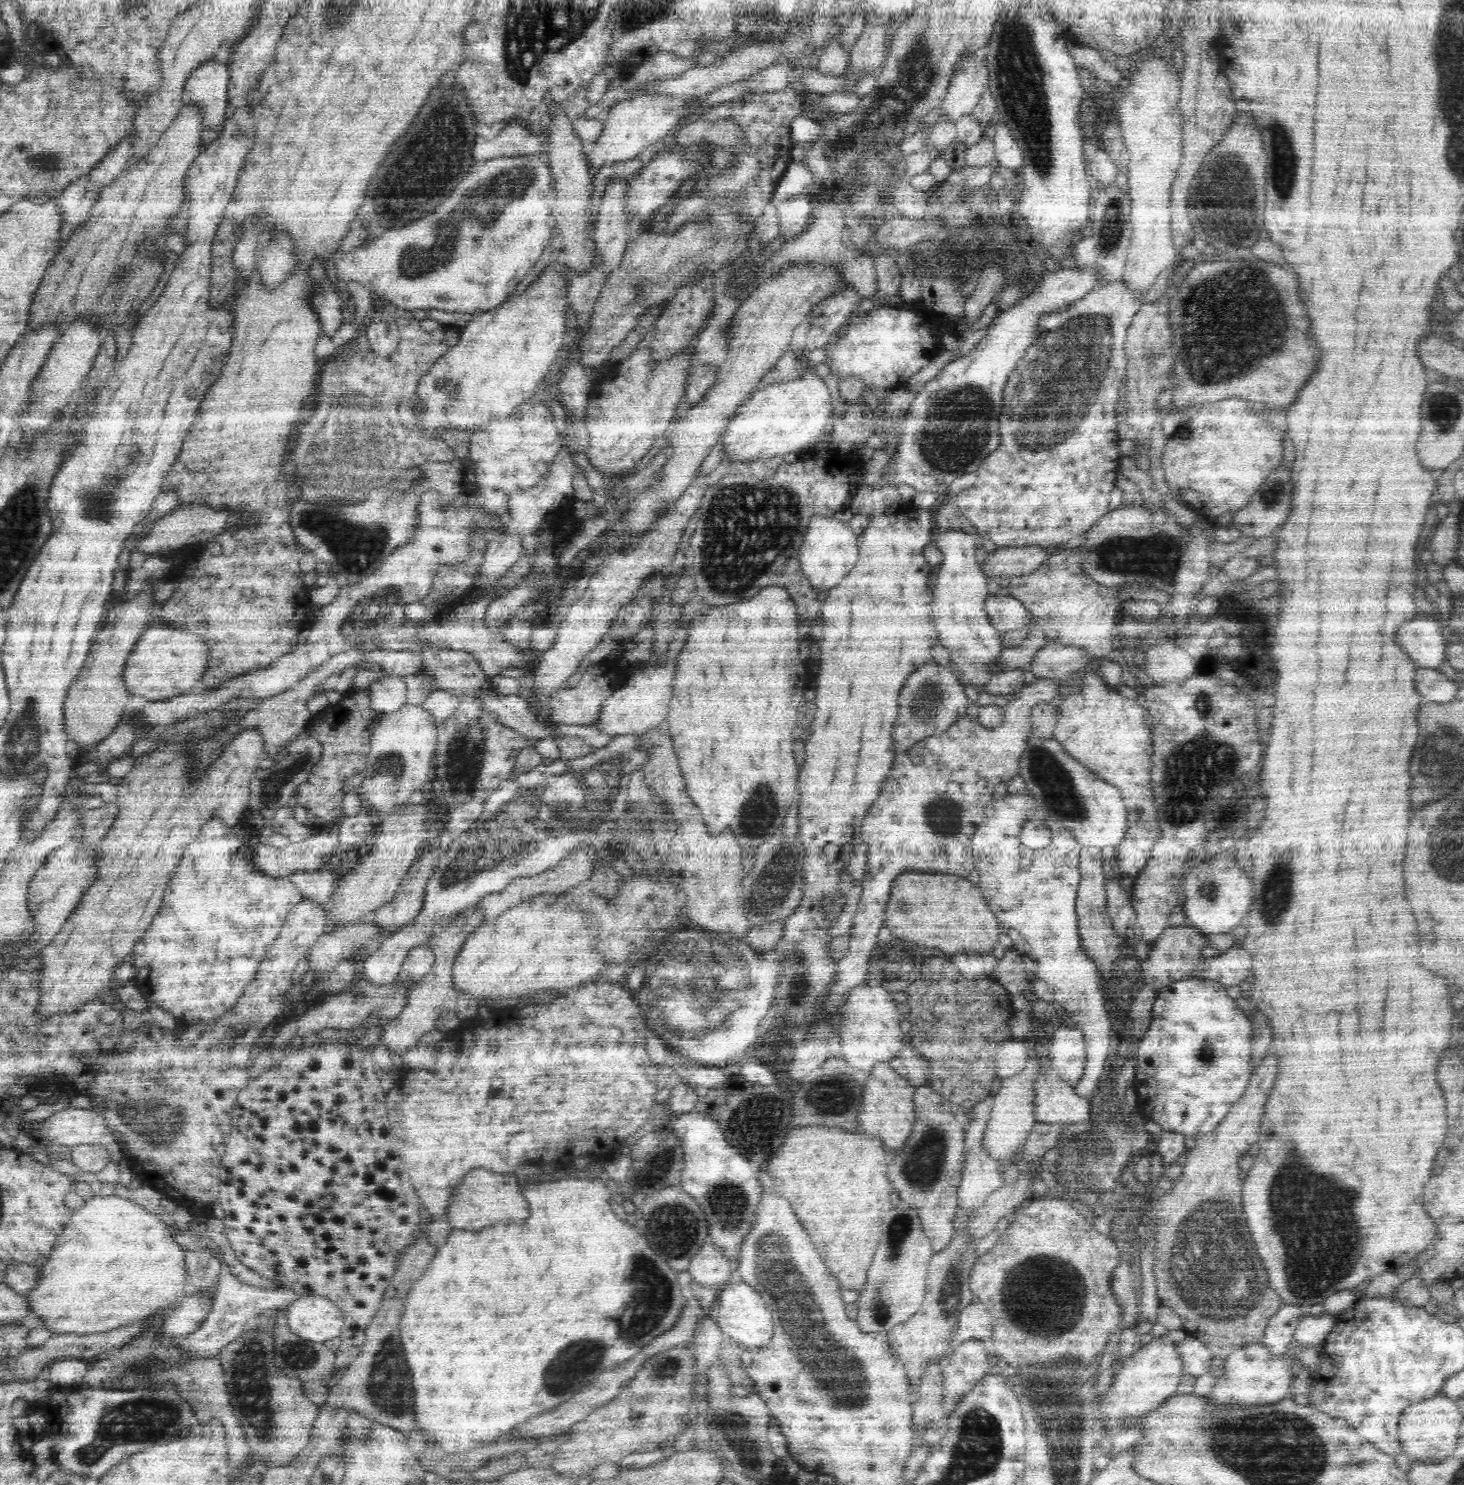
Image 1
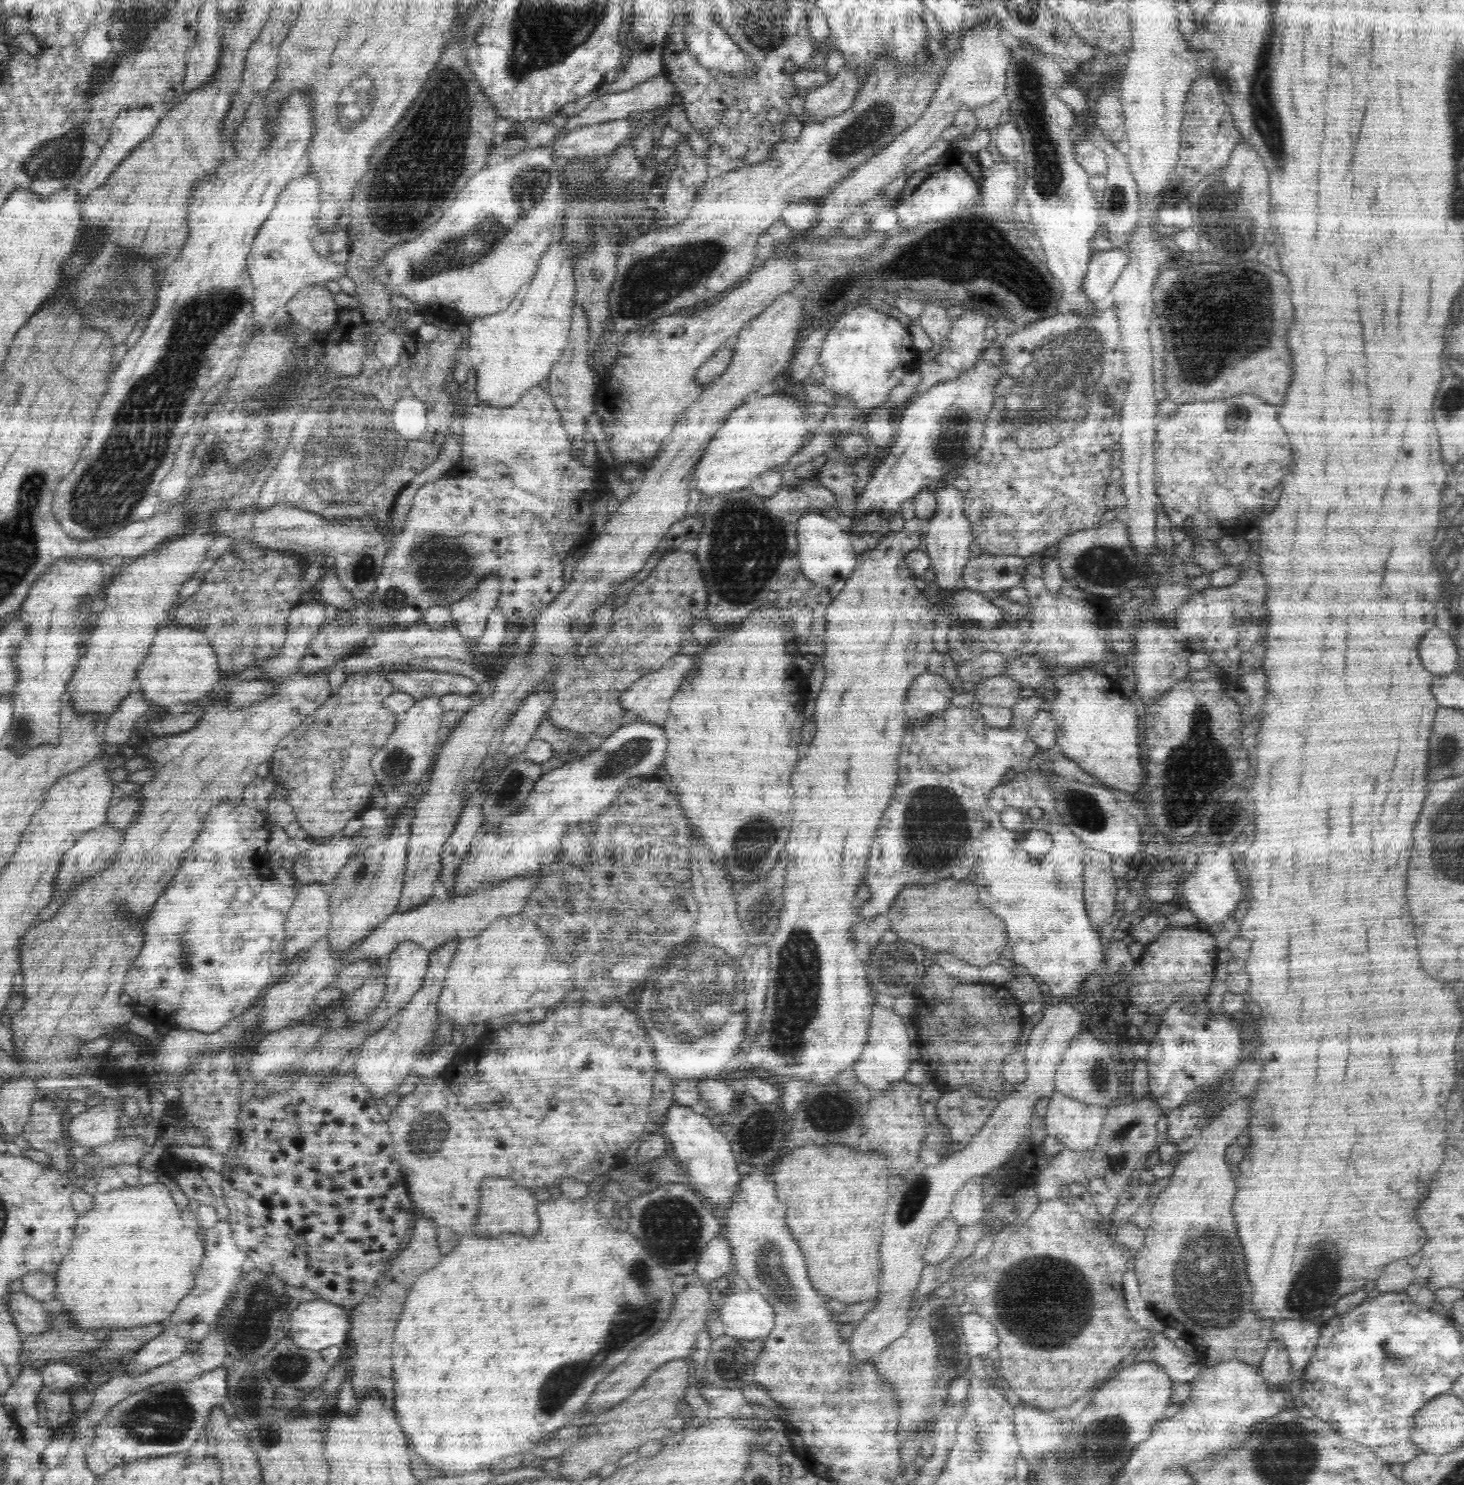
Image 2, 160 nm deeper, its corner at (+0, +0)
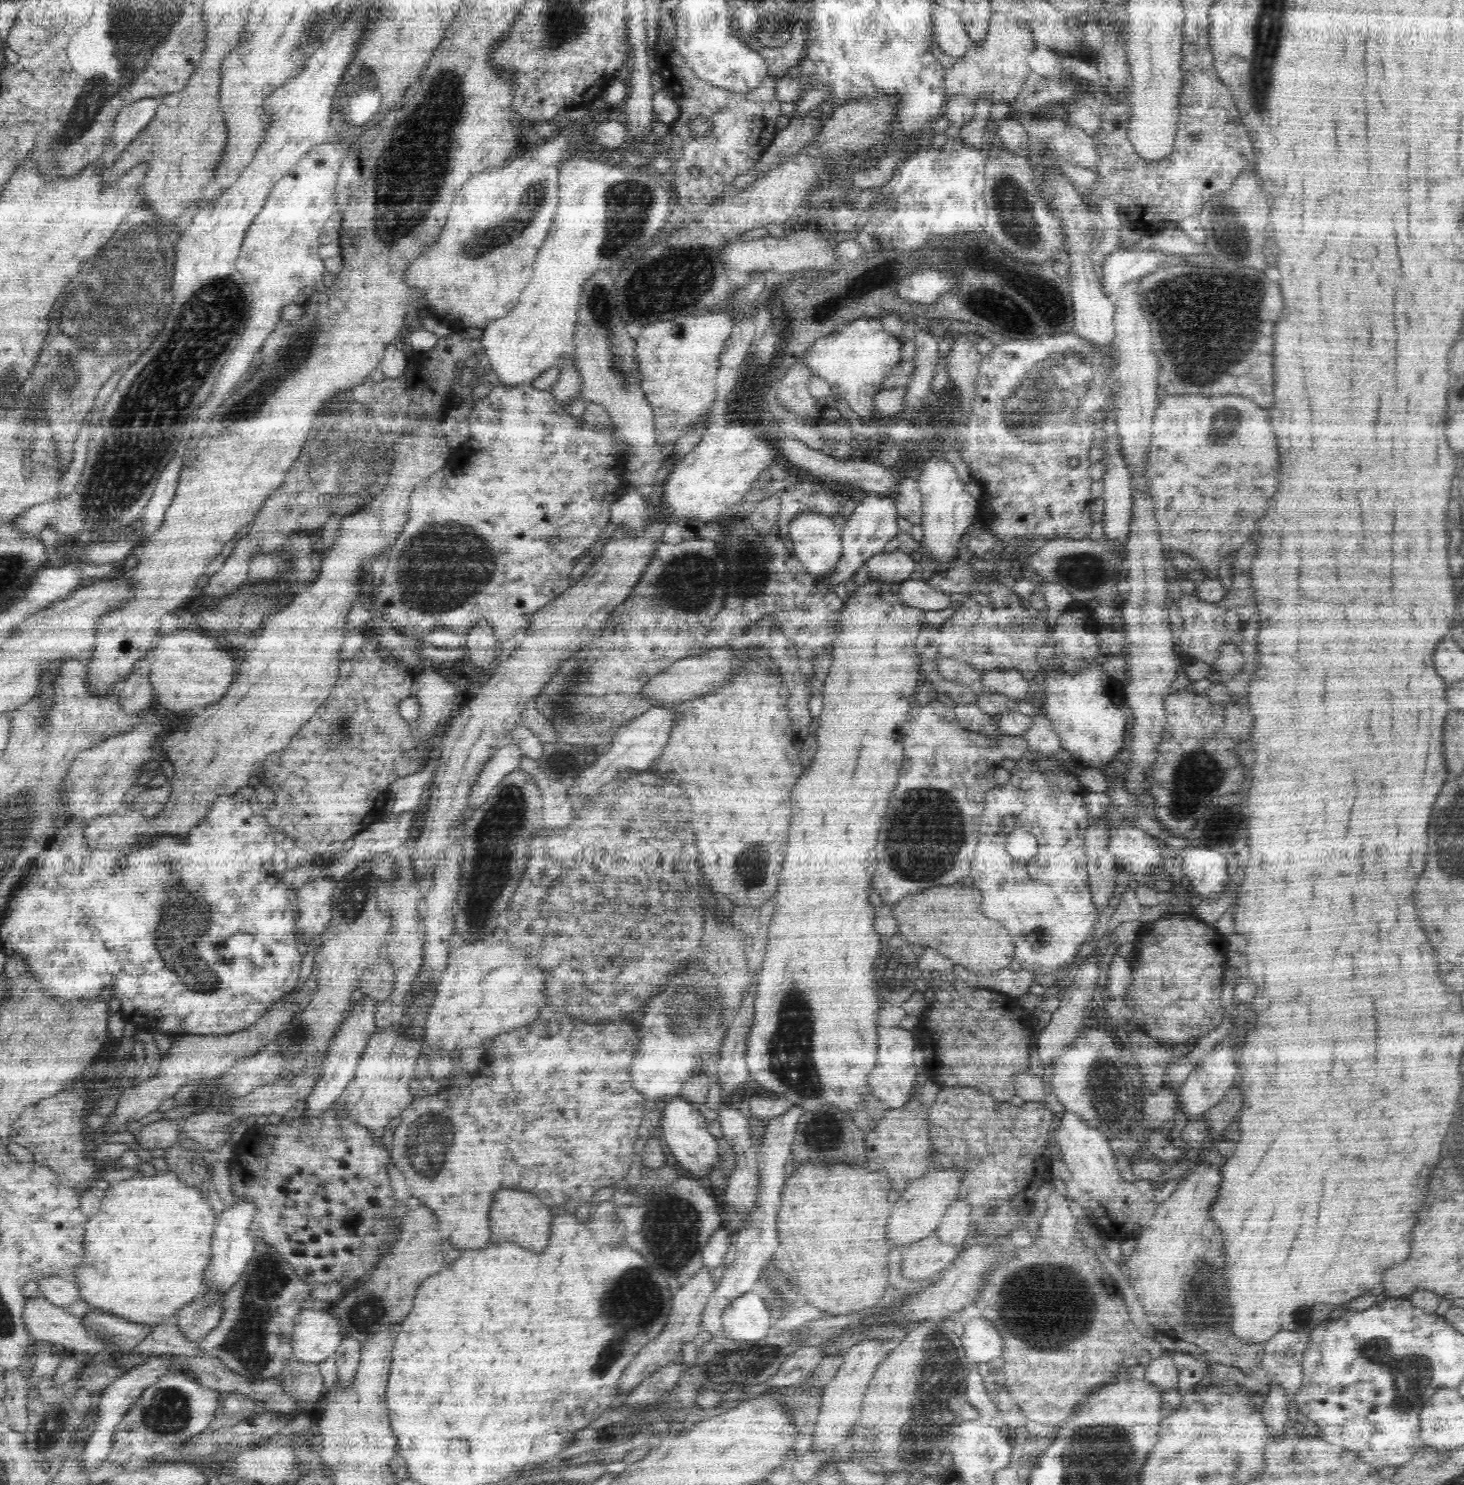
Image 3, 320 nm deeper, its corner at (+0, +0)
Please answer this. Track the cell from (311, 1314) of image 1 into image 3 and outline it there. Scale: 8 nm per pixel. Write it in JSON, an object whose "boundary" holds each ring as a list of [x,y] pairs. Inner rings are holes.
{"boundary":[[[304,1309],[294,1318],[294,1357],[306,1364],[324,1363],[335,1355],[345,1336],[337,1317],[326,1309]]]}

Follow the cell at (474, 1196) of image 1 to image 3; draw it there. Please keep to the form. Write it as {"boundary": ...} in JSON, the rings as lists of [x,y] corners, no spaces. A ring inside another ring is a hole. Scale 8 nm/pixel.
{"boundary":[[[500,1190],[490,1208],[491,1242],[515,1242],[528,1250],[544,1252],[548,1246],[550,1224],[552,1224],[553,1217],[548,1206],[544,1206],[536,1196],[526,1194],[522,1190]]]}

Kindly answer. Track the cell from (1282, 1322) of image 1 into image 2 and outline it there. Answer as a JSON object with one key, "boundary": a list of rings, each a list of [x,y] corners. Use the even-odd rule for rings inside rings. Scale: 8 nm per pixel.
{"boundary":[[[1270,1340],[1260,1368],[1264,1383],[1268,1387],[1286,1387],[1292,1372],[1290,1355],[1280,1341]]]}

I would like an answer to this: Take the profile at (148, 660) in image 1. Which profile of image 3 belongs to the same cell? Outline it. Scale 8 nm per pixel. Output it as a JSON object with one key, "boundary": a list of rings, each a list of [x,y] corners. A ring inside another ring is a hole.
{"boundary":[[[194,630],[162,634],[164,638],[158,642],[154,650],[150,674],[150,682],[154,686],[158,702],[162,702],[170,710],[188,710],[192,706],[208,706],[224,698],[226,690],[234,682],[236,672],[234,656],[226,648],[220,648],[216,640]]]}

